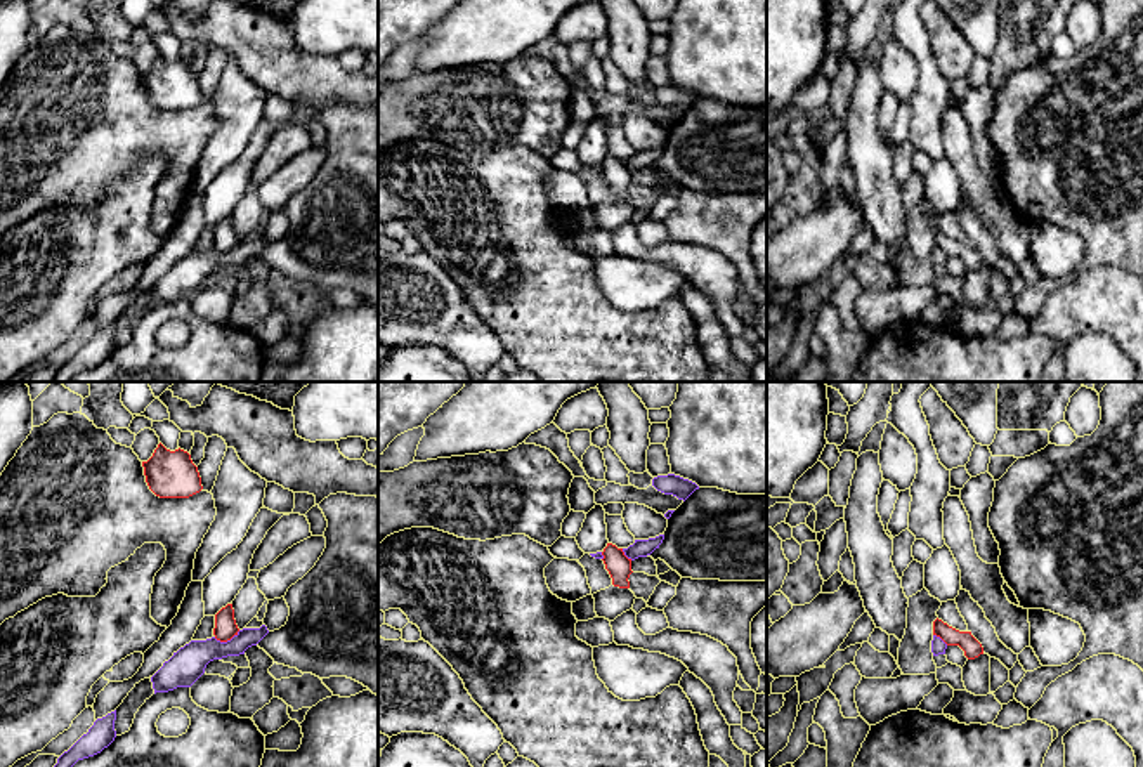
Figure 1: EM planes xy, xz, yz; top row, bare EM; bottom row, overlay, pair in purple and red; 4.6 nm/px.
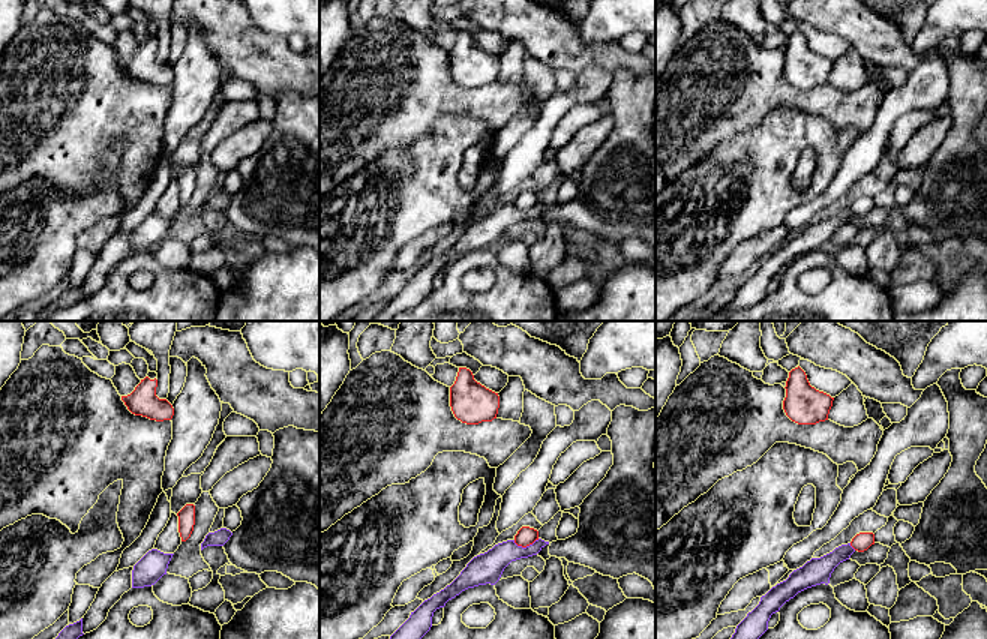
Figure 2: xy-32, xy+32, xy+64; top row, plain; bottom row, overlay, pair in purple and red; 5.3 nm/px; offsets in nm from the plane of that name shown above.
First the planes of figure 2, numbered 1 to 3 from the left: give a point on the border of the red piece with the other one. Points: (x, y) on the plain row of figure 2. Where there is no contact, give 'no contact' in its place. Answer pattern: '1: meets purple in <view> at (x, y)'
1: no contact
2: meets purple in xy+32 at (527, 210)
3: meets purple in xy+64 at (851, 210)

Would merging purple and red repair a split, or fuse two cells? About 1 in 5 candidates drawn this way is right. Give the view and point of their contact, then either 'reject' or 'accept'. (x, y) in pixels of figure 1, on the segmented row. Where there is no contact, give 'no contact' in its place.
xy (228, 641) | reject

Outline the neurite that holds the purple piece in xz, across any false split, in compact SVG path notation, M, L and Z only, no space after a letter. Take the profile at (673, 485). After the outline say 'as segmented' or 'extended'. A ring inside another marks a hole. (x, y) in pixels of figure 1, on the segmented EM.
M668 474L668 475L657 475L652 479L652 486L664 493L664 495L673 495L678 500L687 500L696 489L699 489L699 486L689 479L683 479L680 475L675 474Z | as segmented

